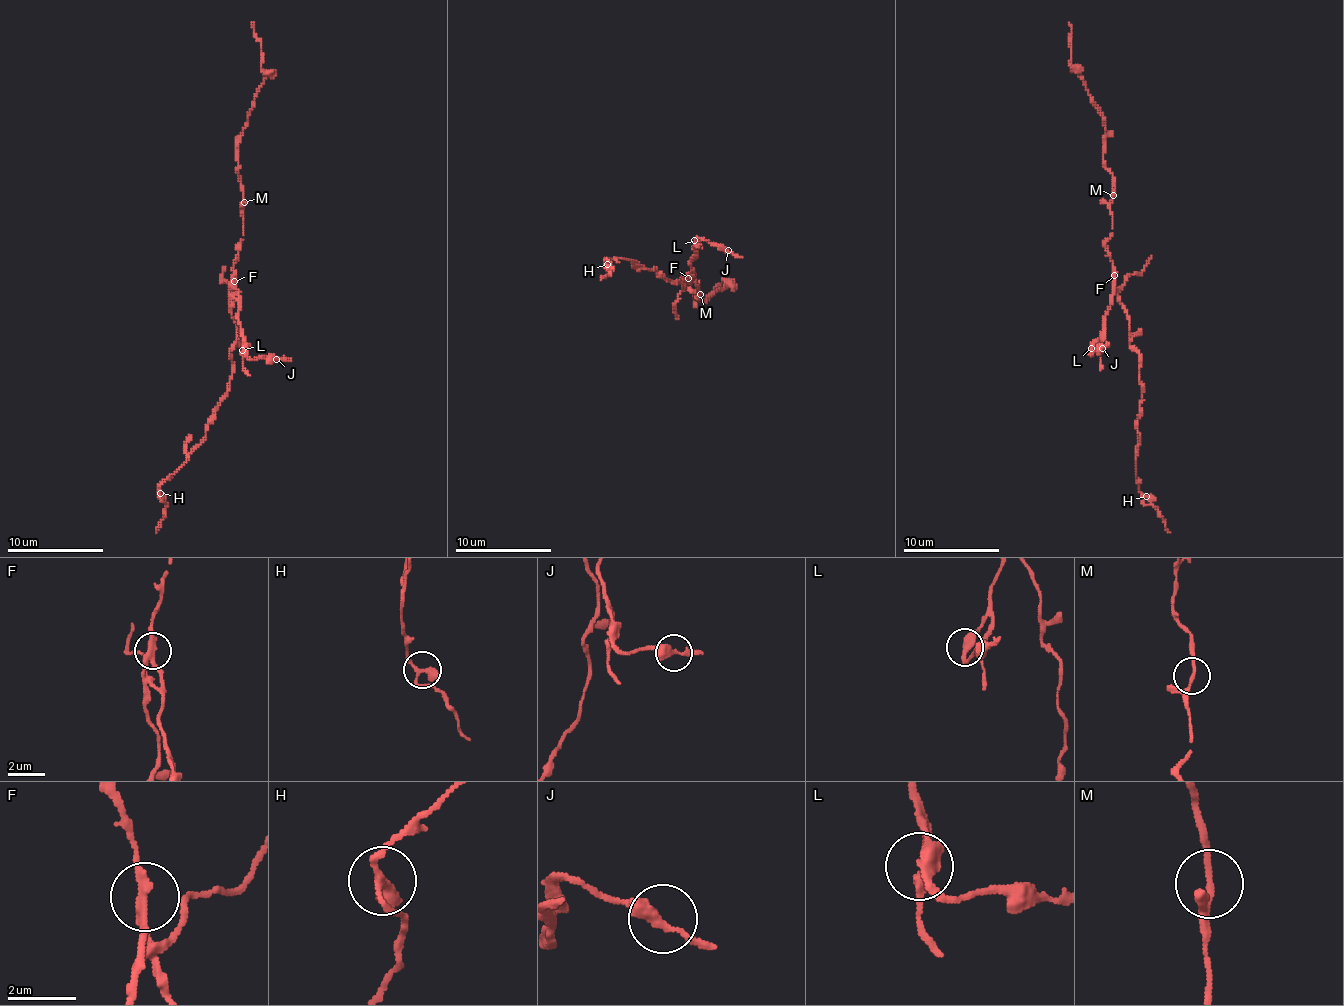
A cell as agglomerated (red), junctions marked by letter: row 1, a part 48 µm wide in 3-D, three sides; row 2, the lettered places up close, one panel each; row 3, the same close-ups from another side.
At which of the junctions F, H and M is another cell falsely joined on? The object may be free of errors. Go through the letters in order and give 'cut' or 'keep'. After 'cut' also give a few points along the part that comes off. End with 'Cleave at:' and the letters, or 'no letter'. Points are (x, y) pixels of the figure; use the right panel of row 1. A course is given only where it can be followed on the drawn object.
F: cut; course (1115, 275), (1112, 304), (1103, 320), (1103, 332), (1091, 352), (1093, 354), (1109, 342)
H: keep
M: keep
Cleave at: F

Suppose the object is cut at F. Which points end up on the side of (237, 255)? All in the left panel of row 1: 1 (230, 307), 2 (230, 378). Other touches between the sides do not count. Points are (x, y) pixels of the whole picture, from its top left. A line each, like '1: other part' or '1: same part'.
1: same part
2: same part

